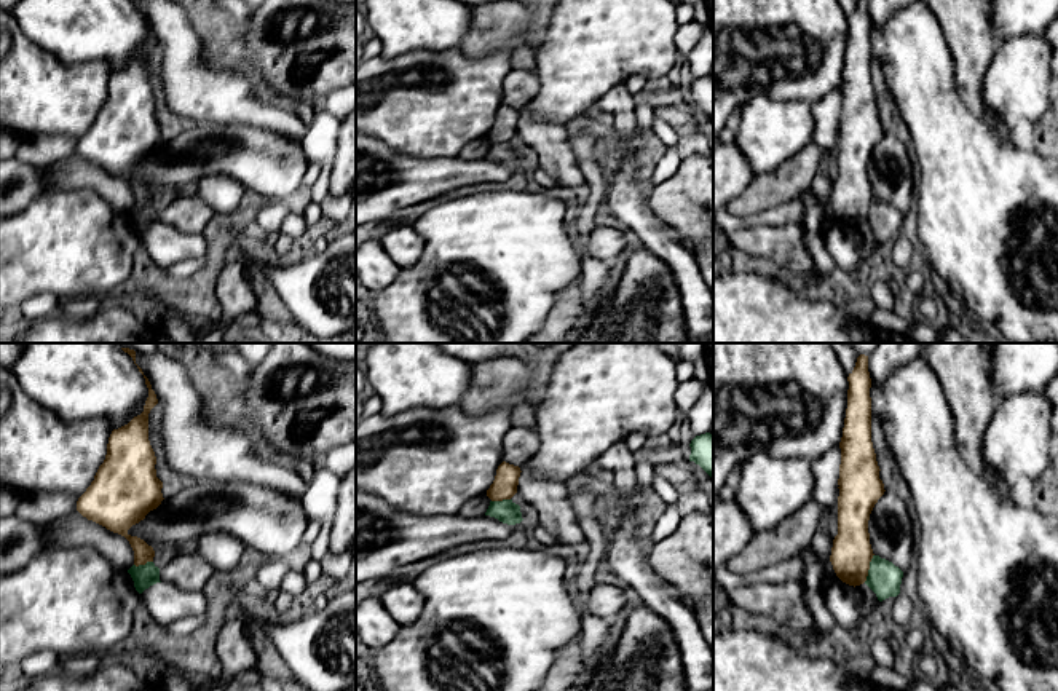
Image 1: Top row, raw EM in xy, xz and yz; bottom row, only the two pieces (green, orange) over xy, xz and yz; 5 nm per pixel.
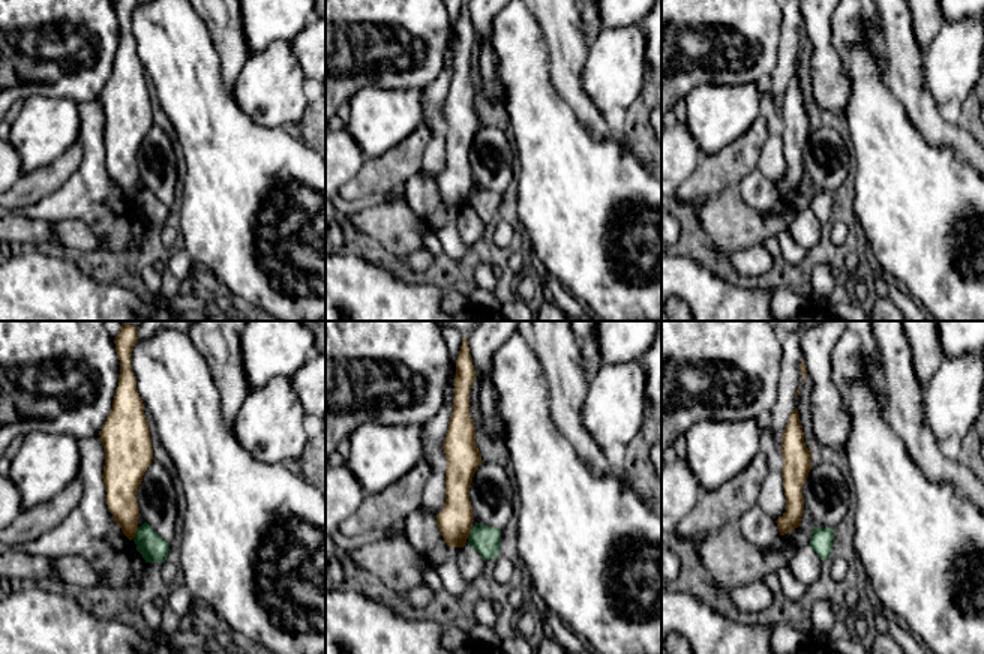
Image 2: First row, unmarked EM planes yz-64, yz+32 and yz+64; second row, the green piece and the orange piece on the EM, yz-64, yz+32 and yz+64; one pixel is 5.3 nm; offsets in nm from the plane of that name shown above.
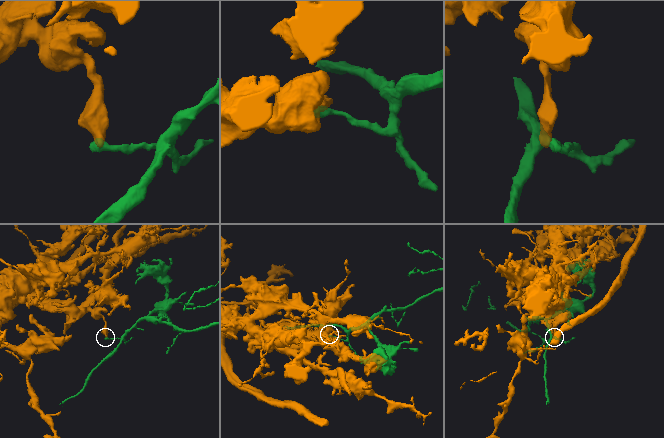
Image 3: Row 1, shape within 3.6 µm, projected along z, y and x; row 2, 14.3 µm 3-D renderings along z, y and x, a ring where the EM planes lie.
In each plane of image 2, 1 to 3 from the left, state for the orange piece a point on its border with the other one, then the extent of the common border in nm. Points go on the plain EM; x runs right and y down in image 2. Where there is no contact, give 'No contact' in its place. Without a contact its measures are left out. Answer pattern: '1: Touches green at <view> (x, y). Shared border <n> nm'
1: Touches green at yz-64 (137, 197). Shared border 70 nm
2: Touches green at yz+32 (470, 198). Shared border 50 nm
3: No contact

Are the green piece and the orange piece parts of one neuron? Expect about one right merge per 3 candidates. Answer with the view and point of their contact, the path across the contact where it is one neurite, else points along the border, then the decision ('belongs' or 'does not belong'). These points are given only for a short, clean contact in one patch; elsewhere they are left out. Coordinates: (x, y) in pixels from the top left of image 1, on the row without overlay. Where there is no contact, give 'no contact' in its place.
contact yz (870, 211); border yz (873, 197), (864, 224); does not belong

